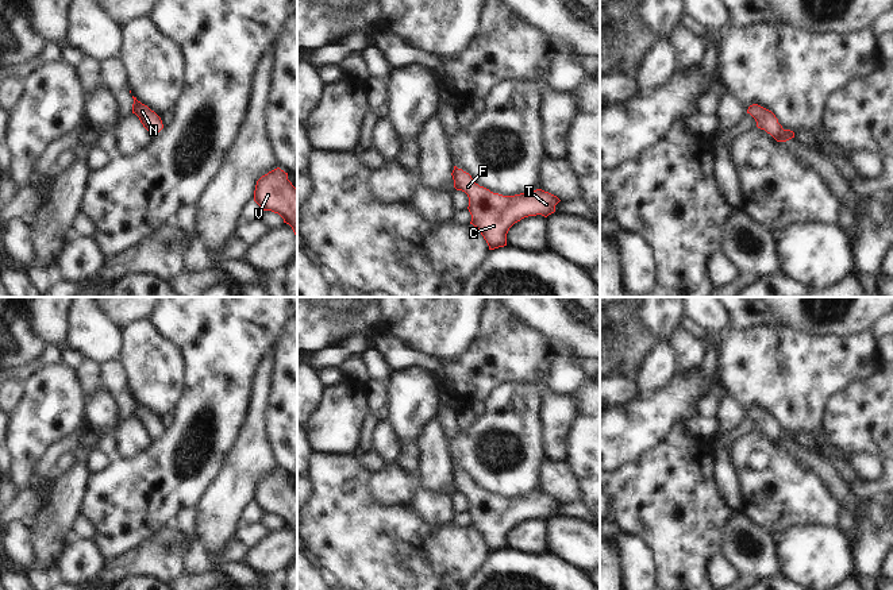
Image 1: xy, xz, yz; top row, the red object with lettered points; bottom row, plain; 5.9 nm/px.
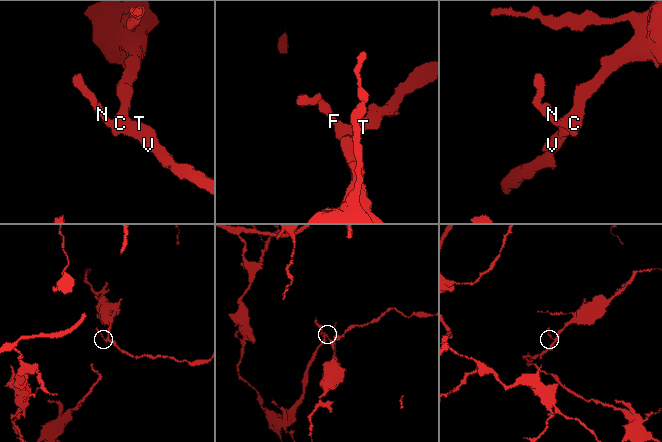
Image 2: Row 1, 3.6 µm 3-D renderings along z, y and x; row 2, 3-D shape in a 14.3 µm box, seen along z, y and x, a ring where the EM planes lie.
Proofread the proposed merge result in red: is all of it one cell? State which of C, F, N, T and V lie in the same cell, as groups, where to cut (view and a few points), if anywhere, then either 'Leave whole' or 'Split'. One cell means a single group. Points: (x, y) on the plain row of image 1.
Groups: C F N T V. No split. Leave whole

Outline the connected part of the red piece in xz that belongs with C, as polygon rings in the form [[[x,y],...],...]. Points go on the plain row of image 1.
[[[457,468],[451,478],[454,490],[467,497],[470,527],[478,531],[489,552],[507,548],[507,536],[515,525],[536,517],[547,520],[555,514],[555,508],[561,504],[542,491],[515,498],[493,495],[476,486],[469,475]]]

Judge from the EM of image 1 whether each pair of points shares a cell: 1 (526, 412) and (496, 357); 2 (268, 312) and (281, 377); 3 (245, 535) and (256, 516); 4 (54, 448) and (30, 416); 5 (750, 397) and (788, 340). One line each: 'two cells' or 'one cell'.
1: two cells
2: two cells
3: two cells
4: two cells
5: one cell

